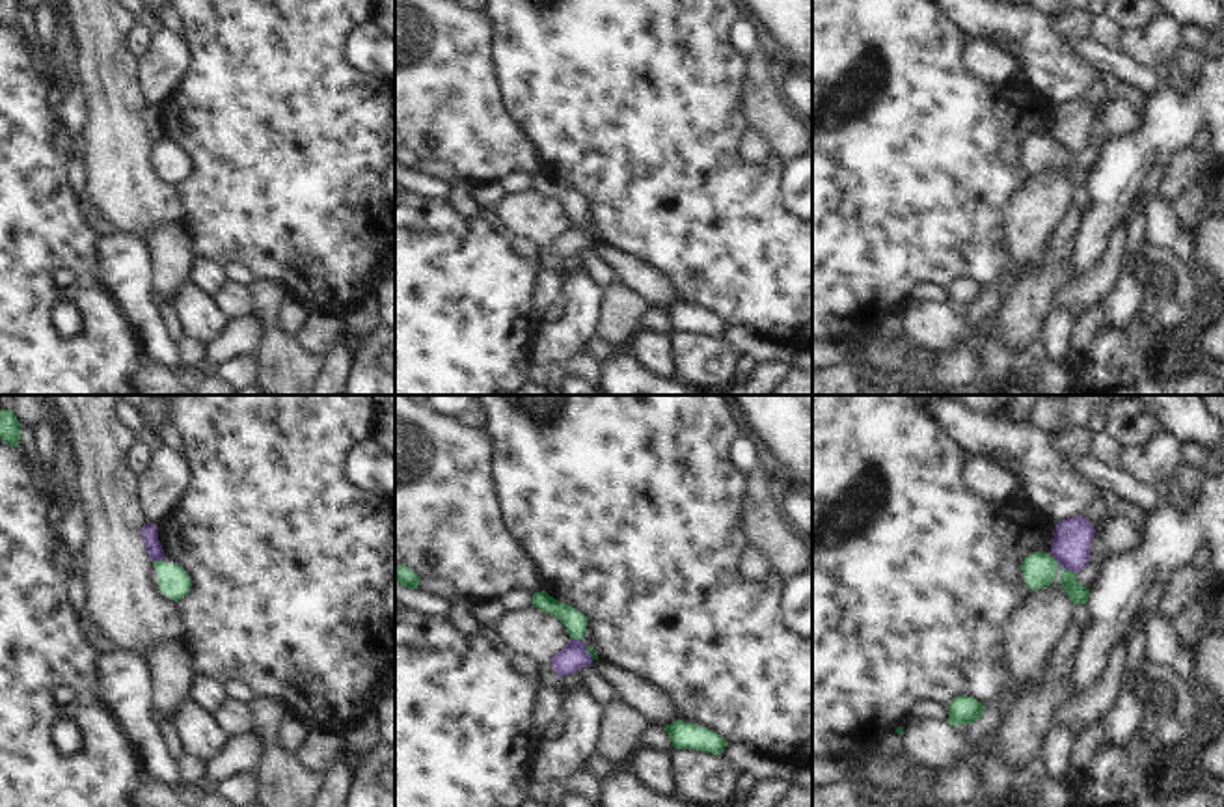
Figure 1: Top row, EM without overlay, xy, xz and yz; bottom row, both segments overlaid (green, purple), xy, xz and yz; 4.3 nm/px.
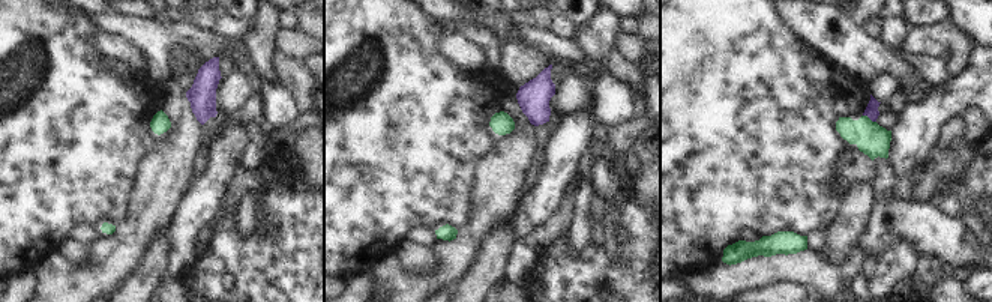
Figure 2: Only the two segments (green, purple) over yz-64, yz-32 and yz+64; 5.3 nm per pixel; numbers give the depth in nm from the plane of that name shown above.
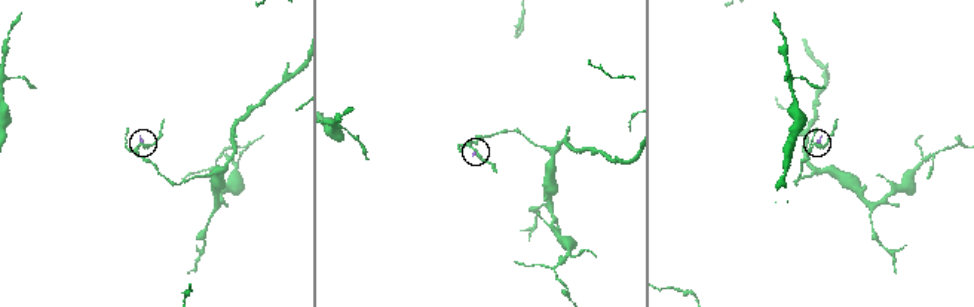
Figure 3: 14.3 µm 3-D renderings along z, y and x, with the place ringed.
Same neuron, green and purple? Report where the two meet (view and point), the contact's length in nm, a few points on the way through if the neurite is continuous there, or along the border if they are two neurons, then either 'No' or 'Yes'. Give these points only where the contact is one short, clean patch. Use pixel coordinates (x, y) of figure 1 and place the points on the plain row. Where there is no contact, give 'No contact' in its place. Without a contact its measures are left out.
Touches green at yz (1070, 153). Shared border 70 nm. Boundary: yz (1062, 150), (1075, 157). No

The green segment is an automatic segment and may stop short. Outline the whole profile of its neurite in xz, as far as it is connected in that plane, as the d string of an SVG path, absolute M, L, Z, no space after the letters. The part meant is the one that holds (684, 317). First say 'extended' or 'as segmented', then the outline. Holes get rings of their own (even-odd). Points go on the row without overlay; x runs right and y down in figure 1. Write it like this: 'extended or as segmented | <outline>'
as segmented | M676 302L665 309L674 332L695 332L702 335L719 337L727 330L727 322L714 313L697 306Z

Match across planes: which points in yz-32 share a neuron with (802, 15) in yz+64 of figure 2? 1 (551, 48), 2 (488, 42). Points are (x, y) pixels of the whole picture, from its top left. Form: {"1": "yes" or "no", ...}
{"1": "no", "2": "no"}

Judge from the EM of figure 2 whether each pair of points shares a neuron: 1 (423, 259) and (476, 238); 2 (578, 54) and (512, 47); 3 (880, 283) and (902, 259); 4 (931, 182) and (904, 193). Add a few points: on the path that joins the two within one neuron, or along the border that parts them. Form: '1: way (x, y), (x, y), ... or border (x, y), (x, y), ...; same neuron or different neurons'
1: border (398, 253), (410, 275), (429, 278), (441, 268); different neurons
2: border (514, 26), (515, 32), (526, 42), (554, 59); different neurons
3: way (886, 277), (896, 265); same neuron
4: border (922, 169), (910, 199); different neurons

